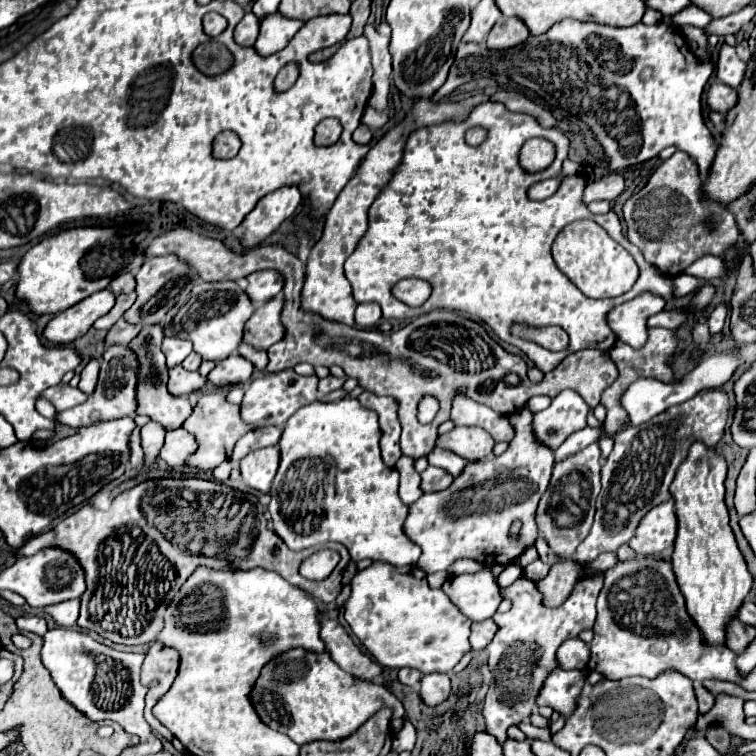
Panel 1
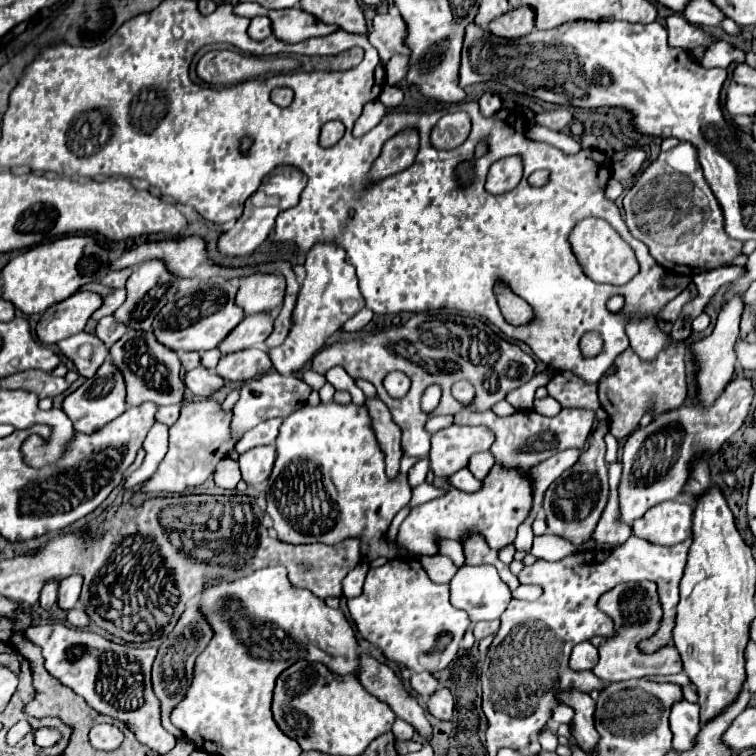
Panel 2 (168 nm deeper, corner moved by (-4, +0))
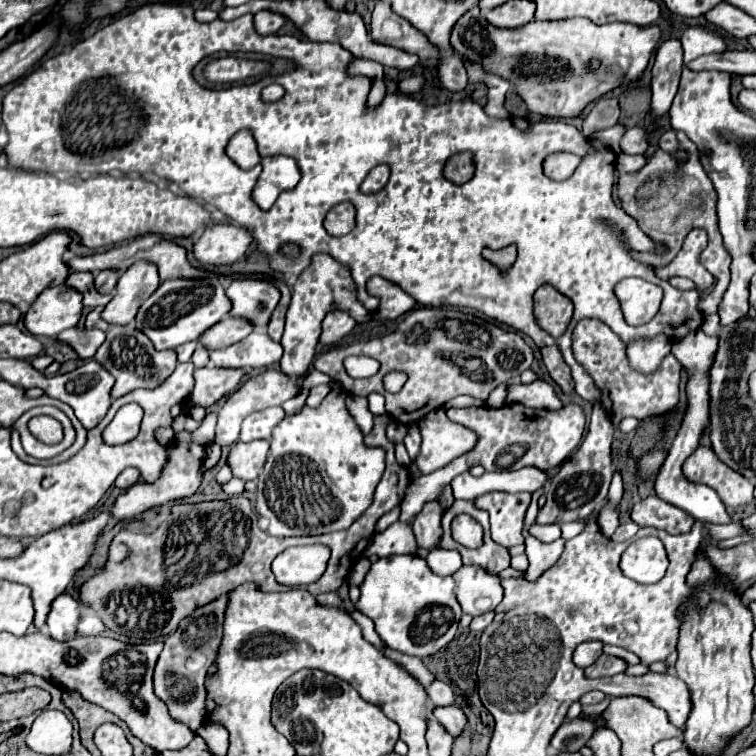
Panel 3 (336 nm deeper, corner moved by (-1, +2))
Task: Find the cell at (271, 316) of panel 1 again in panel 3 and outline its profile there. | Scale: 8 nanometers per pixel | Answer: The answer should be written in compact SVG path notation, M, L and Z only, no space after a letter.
M225 317L217 325L213 325L207 333L203 333L199 341L209 351L215 351L245 339L251 331L253 331L253 325L249 325L249 321L245 321L243 317Z

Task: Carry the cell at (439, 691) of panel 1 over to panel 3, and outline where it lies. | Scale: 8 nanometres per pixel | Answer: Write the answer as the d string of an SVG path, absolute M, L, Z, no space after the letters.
M447 705L447 707L435 707L433 709L435 719L451 733L451 735L459 735L467 723L463 711L455 705Z

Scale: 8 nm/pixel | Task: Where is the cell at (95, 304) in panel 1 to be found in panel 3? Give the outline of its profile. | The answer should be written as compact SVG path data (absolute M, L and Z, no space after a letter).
M69 285L49 287L37 297L25 315L25 327L33 335L57 337L61 331L79 323L83 311L83 297Z

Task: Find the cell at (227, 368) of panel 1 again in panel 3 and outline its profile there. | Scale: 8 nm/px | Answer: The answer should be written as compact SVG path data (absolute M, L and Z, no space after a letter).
M253 331L247 339L211 353L211 365L225 369L261 369L281 359L283 349L267 333Z

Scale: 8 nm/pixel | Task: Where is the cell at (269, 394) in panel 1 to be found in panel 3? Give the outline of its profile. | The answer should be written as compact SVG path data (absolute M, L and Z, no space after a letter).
M265 369L259 375L249 377L233 395L227 397L225 405L219 409L219 419L217 419L217 435L215 435L215 443L221 447L229 447L233 443L237 443L239 437L239 429L241 429L241 421L255 411L273 407L273 405L283 405L287 399L295 397L299 393L297 381L287 377L285 373L277 371L277 369Z

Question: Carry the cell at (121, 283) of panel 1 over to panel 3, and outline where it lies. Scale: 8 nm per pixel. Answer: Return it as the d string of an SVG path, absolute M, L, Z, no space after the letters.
M113 269L99 271L95 273L95 287L99 289L99 293L113 293L117 279L119 279L119 271L113 271Z

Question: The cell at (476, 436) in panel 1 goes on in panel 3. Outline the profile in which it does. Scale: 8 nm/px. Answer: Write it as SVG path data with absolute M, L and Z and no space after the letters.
M435 409L425 415L419 421L419 429L423 443L415 463L423 475L449 465L449 461L461 457L461 453L469 453L477 445L477 433L449 421L445 409Z

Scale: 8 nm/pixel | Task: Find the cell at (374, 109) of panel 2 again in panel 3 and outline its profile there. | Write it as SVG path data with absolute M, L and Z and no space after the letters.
M375 79L373 87L371 87L371 93L369 93L369 99L367 99L367 107L377 107L383 101L385 95L387 95L387 91L385 91L383 79Z

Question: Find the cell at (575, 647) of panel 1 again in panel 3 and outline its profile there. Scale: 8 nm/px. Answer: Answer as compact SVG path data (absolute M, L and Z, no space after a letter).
M601 641L581 643L581 645L575 649L575 653L573 653L573 663L575 663L577 667L581 667L581 669L593 665L593 663L597 661L597 657L603 653L601 647L603 647Z

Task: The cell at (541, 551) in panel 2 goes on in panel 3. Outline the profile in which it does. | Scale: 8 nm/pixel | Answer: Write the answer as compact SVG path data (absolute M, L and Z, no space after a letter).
M533 525L529 531L531 531L531 535L535 535L543 543L553 543L561 537L559 525Z

